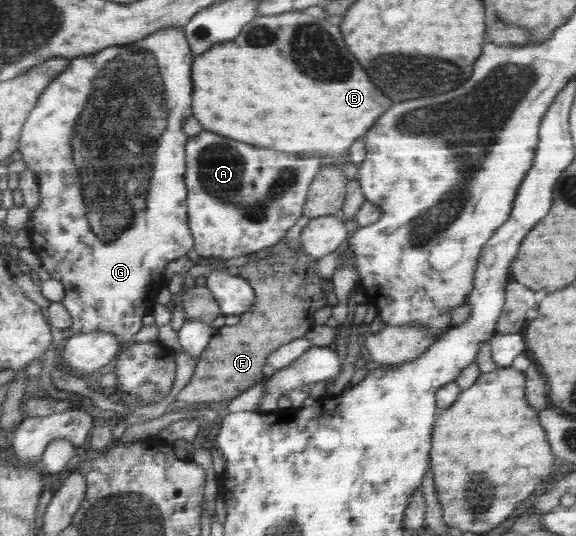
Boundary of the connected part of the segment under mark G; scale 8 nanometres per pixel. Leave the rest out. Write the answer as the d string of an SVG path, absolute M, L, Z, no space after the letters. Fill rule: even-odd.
M181 27L162 29L157 31L157 33L153 33L151 37L138 40L135 43L112 46L95 55L75 58L71 62L71 67L44 91L40 102L32 112L32 116L29 117L20 144L20 151L24 155L23 159L27 167L34 170L41 180L41 204L34 212L34 226L29 232L33 244L31 248L41 256L44 268L50 273L50 276L57 281L61 281L65 286L66 295L62 303L74 316L74 325L71 329L77 335L95 331L107 331L118 334L121 337L122 350L135 343L135 335L145 328L145 324L143 324L145 316L152 314L156 304L156 296L161 289L166 288L166 282L163 278L165 267L168 266L169 262L186 256L187 252L195 244L195 238L188 222L188 187L185 182L188 136L181 130L183 123L188 118L191 118L191 112L193 112L191 110L191 96L193 96L194 92L193 86L191 86L191 80L193 80L191 74L193 58L195 56L188 45L188 40L185 39L185 30L181 29ZM89 218L93 218L93 224L95 222L99 224L99 220L101 220L101 224L107 222L109 226L113 226L111 228L111 236L107 236L107 238L119 238L119 240L115 240L113 244L105 242L100 237L100 234L96 233L95 228L89 222Z

